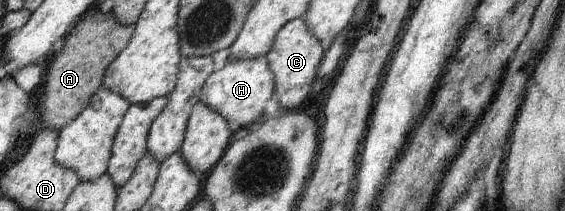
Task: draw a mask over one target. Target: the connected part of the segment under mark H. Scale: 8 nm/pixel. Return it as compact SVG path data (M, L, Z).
M267 56L251 60L230 60L208 78L202 90L201 101L213 107L214 111L228 121L238 123L244 131L250 124L262 119L264 105L272 99L276 86Z

